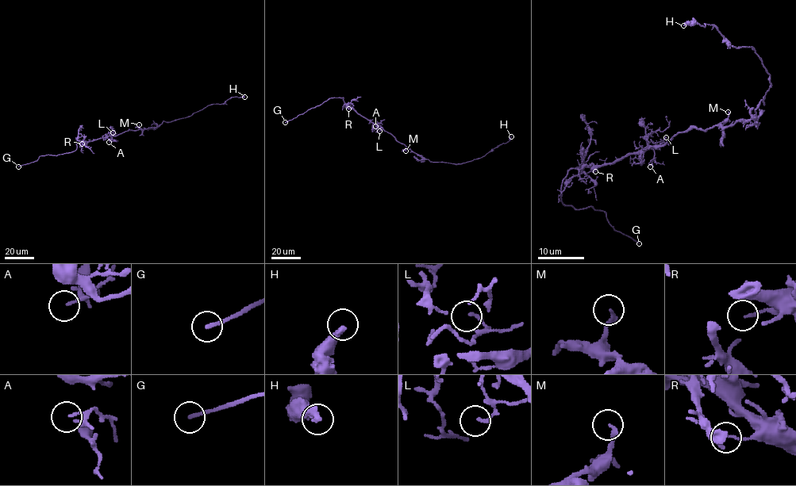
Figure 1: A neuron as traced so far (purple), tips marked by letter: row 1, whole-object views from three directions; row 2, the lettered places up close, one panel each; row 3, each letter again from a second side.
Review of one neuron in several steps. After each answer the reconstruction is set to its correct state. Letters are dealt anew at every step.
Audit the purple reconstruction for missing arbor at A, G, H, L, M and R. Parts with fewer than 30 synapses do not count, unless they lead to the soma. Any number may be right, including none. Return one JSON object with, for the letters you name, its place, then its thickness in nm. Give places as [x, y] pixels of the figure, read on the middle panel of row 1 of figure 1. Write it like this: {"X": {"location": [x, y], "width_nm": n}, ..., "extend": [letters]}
{"G": {"location": [285, 122], "width_nm": 170}, "extend": ["G"]}

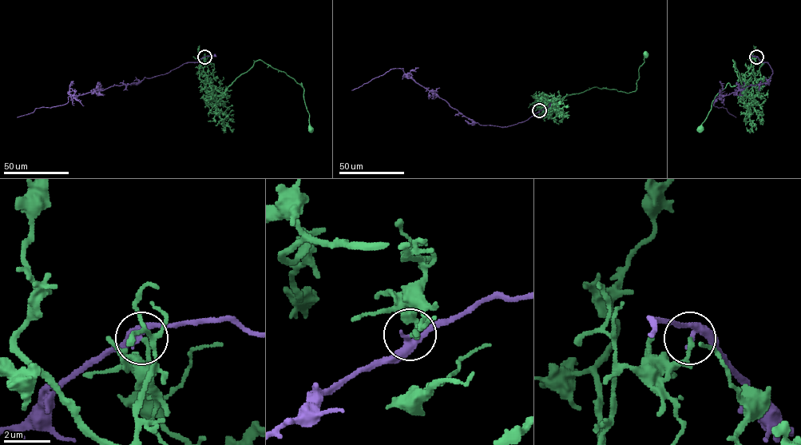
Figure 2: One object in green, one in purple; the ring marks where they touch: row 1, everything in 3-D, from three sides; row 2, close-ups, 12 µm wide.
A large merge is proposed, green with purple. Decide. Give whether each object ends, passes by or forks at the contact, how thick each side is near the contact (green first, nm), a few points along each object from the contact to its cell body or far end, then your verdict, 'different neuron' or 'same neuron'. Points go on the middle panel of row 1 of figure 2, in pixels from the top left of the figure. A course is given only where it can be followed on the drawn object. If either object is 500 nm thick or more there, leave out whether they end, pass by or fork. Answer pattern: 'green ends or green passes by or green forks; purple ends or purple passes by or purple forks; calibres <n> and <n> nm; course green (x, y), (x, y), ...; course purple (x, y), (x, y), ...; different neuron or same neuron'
green ends; purple passes by; calibres 190 and 300 nm; course green (539, 110), (538, 101), (541, 99), (561, 98), (593, 87), (628, 93), (634, 91), (638, 69), (645, 55); course purple (539, 110), (524, 121), (507, 126), (480, 125), (416, 83), (403, 69), (390, 69), (352, 90); different neuron

